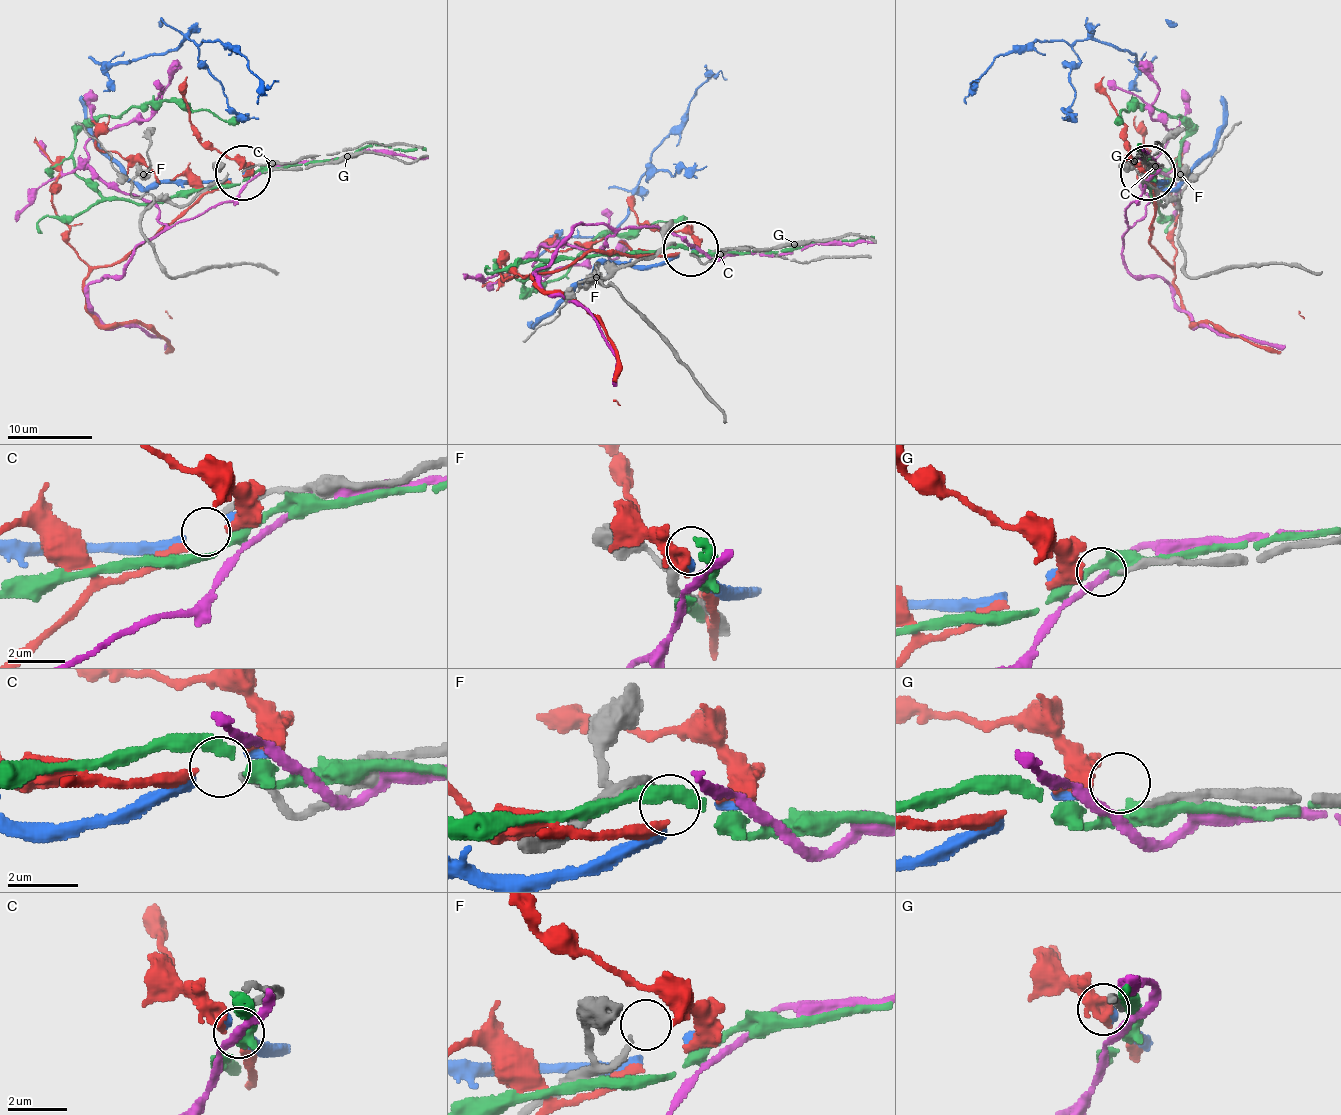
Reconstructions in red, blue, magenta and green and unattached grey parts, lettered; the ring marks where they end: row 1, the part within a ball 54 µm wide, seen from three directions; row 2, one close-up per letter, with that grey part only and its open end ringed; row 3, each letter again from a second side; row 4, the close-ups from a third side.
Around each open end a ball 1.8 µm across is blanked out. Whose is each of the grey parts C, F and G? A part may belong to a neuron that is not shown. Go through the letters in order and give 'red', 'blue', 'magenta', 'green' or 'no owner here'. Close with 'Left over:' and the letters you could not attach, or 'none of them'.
C: no owner here
F: no owner here
G: red
Left over: C, F

